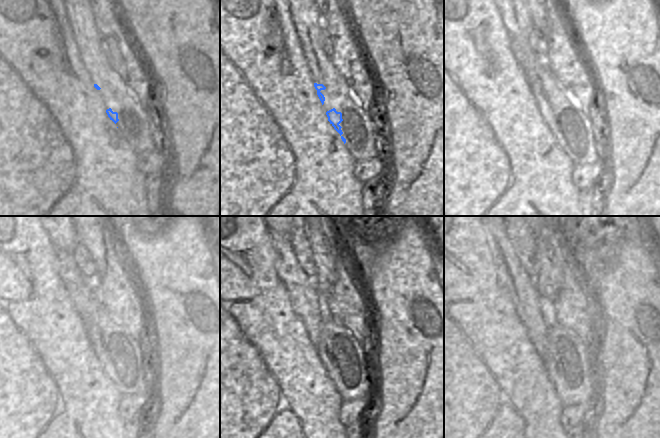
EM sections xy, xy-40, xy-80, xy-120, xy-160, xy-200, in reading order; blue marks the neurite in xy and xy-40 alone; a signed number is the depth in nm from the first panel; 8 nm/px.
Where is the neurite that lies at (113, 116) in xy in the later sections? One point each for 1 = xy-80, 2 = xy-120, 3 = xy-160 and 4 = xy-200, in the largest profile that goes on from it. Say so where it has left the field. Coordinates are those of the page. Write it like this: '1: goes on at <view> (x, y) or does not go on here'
1: goes on at xy-80 (530, 63)
2: goes on at xy-120 (81, 292)
3: goes on at xy-160 (307, 303)
4: goes on at xy-200 (530, 308)

